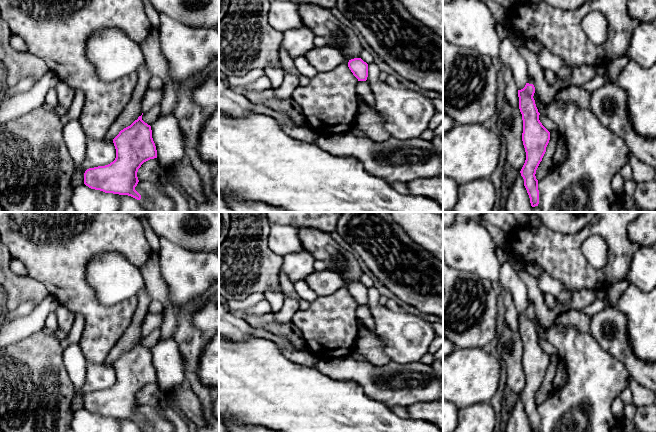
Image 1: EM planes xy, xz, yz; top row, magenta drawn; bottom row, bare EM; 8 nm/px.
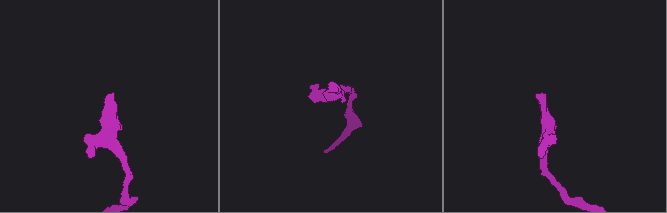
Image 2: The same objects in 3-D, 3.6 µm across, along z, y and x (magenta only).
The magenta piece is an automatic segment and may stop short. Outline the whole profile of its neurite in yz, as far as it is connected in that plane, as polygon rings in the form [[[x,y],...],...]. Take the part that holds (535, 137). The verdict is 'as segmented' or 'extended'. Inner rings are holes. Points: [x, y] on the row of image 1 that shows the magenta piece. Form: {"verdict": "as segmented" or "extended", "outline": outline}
{"verdict": "extended", "outline": [[[527,74],[525,87],[518,90],[519,109],[523,120],[522,141],[526,152],[526,160],[520,171],[524,186],[532,207],[539,204],[538,180],[536,170],[546,152],[550,140],[550,132],[539,120],[540,113],[533,98],[535,93],[534,80]]]}

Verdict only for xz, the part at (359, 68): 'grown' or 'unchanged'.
unchanged

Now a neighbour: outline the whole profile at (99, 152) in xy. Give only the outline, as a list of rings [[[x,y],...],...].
[[[87,137],[86,154],[83,163],[75,166],[71,180],[73,190],[84,184],[84,173],[89,168],[105,166],[113,162],[116,158],[116,149],[113,141],[105,138],[93,139]]]

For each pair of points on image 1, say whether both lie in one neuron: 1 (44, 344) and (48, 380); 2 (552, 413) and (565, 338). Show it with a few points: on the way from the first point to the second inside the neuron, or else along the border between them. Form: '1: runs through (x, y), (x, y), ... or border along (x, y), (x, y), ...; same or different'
1: runs through (50, 353), (50, 371); same
2: runs through (571, 394), (575, 390), (575, 357); same

